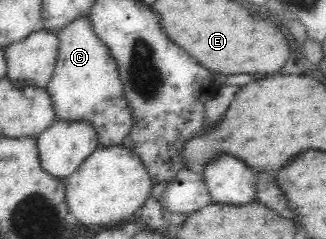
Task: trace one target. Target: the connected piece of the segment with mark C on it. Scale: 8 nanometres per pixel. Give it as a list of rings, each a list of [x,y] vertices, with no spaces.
[[[78,16],[57,33],[59,54],[46,90],[58,121],[88,121],[102,146],[120,145],[135,125],[132,108],[124,97],[118,64],[108,46],[96,36],[89,16]]]

